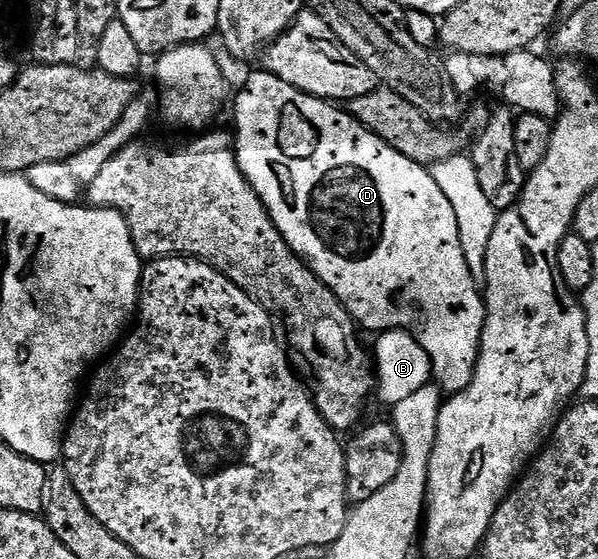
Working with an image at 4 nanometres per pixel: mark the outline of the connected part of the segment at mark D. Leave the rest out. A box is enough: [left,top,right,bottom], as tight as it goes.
[233,69,487,393]

